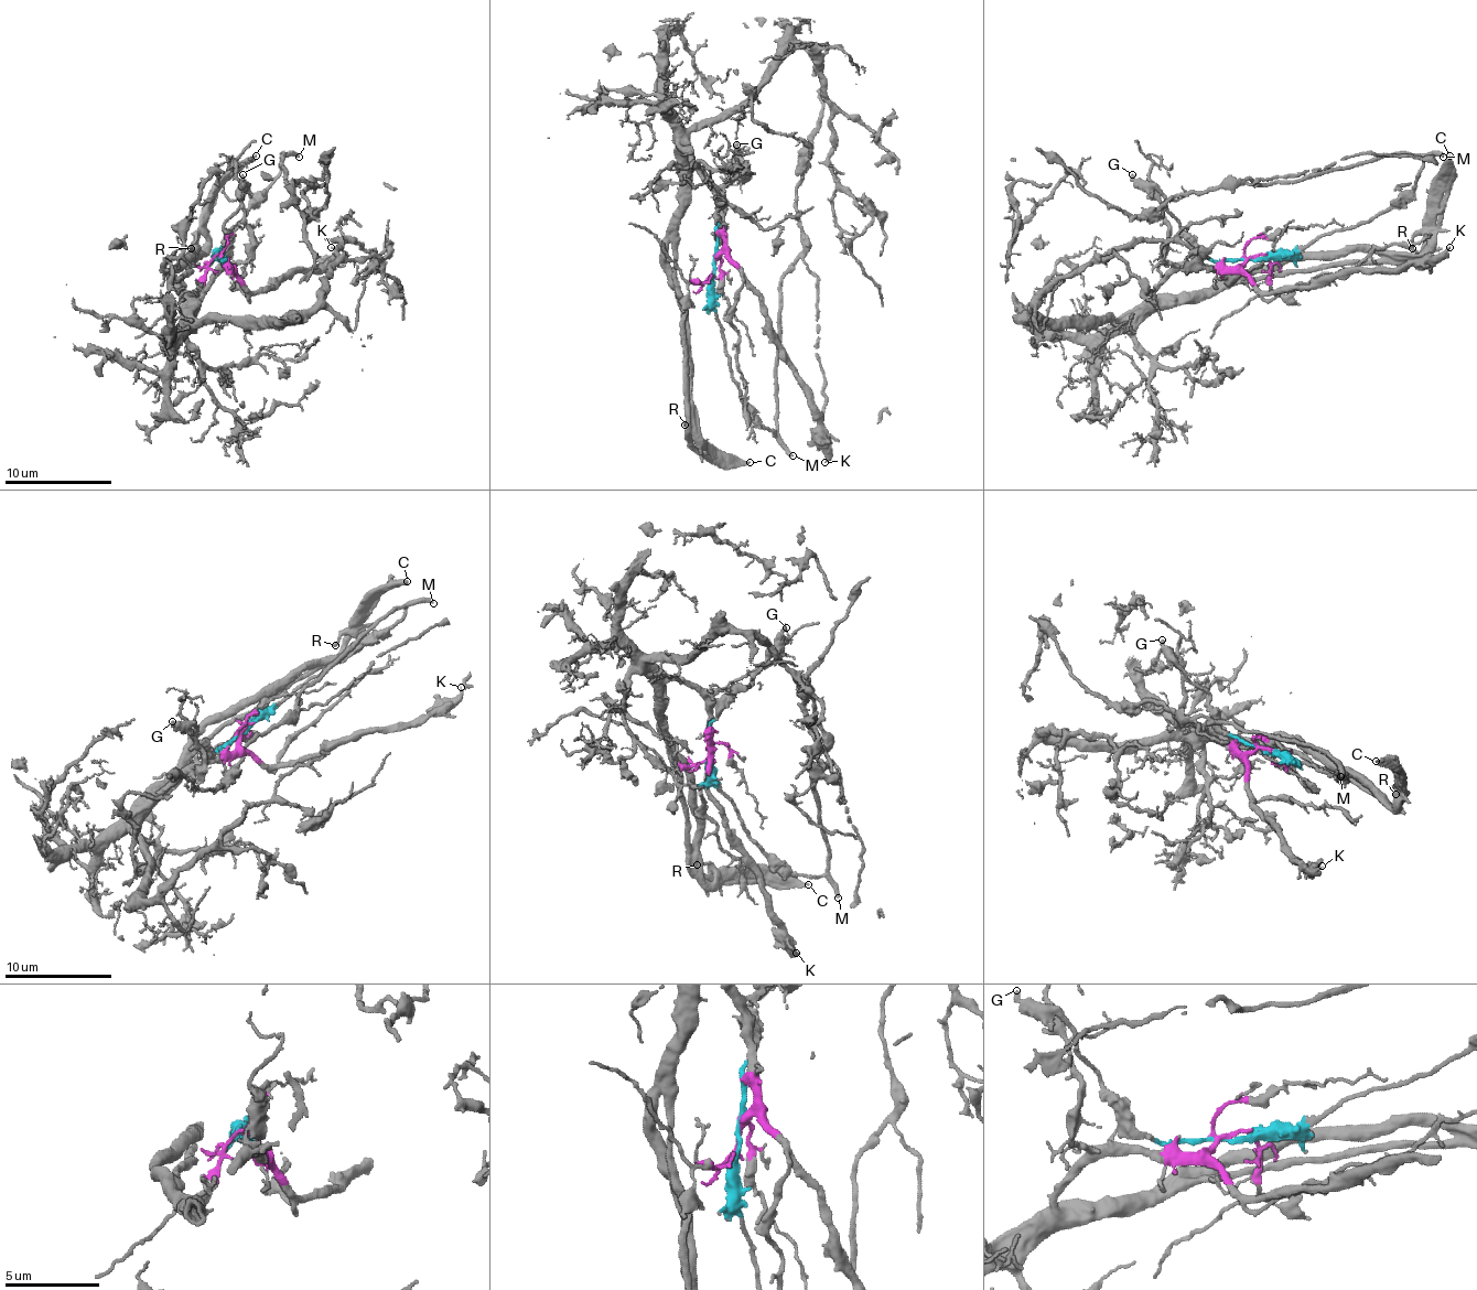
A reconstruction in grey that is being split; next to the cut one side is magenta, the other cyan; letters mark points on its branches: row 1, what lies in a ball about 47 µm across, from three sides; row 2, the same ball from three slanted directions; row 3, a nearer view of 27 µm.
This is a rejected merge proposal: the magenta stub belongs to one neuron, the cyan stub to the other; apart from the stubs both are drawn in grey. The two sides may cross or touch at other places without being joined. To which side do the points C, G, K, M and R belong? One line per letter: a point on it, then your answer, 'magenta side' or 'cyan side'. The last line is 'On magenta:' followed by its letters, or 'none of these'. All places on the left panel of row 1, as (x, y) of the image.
C: (256, 156) | magenta side
G: (243, 174) | cyan side
K: (331, 247) | magenta side
M: (299, 157) | cyan side
R: (191, 248) | magenta side
On magenta: C, K, R

